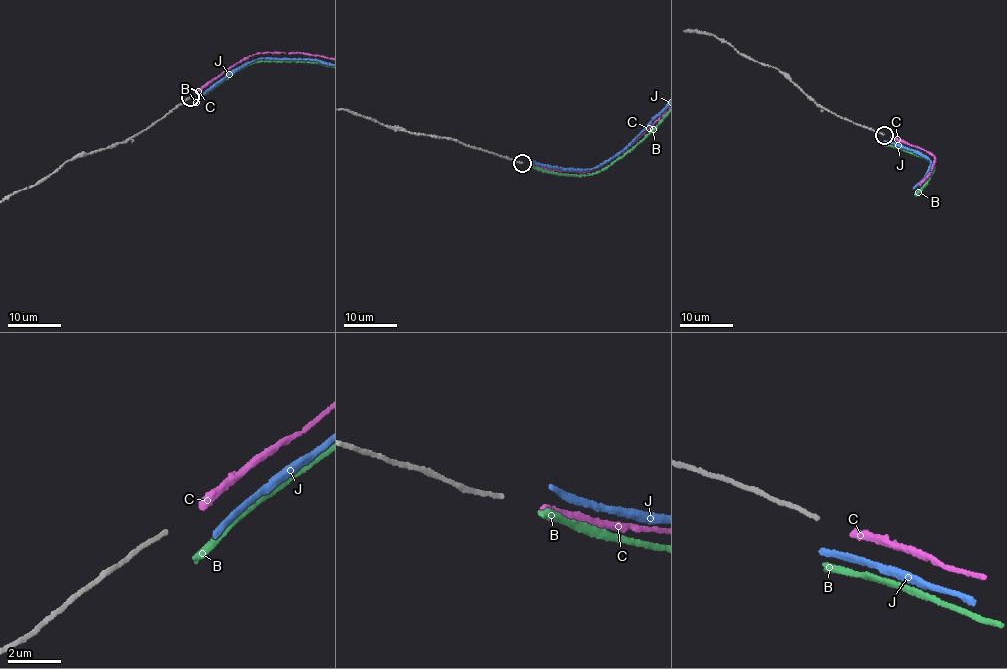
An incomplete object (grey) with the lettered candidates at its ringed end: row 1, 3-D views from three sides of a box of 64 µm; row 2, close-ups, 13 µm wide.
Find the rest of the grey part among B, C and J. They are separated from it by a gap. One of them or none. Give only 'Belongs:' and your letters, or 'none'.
Belongs: C

